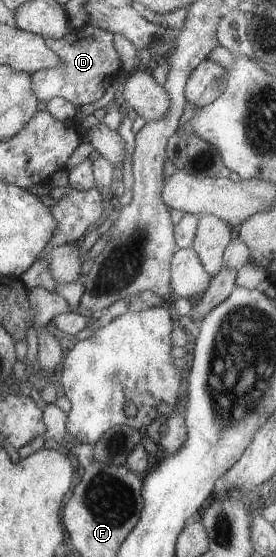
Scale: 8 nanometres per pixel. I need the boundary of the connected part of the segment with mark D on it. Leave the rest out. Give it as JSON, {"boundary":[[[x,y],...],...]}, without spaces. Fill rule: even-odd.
{"boundary":[[[86,23],[80,28],[73,29],[67,36],[57,40],[44,38],[44,41],[61,59],[61,65],[30,75],[32,91],[38,101],[46,103],[52,97],[62,97],[78,108],[100,99],[105,89],[115,81],[120,60],[113,46],[113,33]]]}

